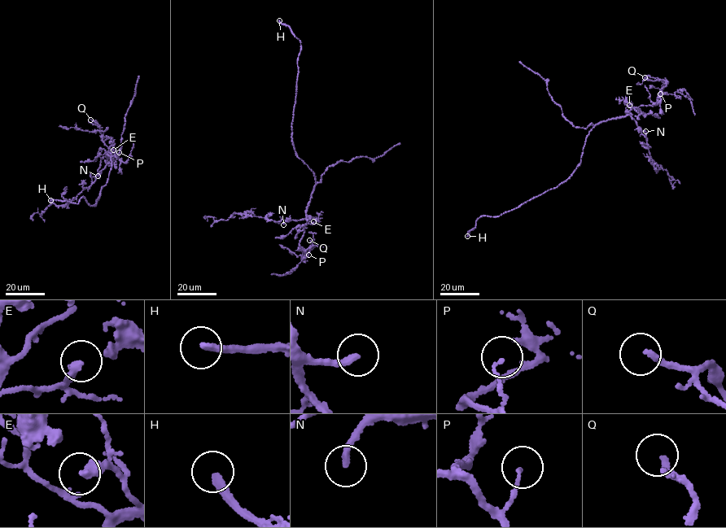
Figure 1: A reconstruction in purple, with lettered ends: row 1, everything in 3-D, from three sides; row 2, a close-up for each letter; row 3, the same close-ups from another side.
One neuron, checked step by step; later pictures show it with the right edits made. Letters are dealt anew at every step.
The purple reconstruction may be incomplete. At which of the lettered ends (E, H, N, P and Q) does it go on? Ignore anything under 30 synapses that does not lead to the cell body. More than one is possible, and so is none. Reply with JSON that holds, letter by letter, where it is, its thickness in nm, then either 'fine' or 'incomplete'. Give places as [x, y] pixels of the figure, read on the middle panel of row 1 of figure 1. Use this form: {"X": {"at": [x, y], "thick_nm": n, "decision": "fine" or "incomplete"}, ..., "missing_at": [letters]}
{"E": {"at": [313, 221], "thick_nm": 340, "decision": "fine"}, "H": {"at": [279, 20], "thick_nm": 280, "decision": "incomplete"}, "N": {"at": [283, 224], "thick_nm": 260, "decision": "incomplete"}, "P": {"at": [308, 255], "thick_nm": 100, "decision": "fine"}, "Q": {"at": [309, 240], "thick_nm": 190, "decision": "fine"}, "missing_at": ["H", "N"]}

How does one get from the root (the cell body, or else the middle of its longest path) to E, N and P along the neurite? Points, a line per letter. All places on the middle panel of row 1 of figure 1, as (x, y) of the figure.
E: (308, 167), (313, 172), (316, 182), (306, 214), (308, 223), (313, 221)
N: (308, 167), (313, 172), (316, 182), (306, 217), (288, 220), (283, 224)
P: (308, 167), (313, 172), (316, 182), (307, 207), (307, 223), (299, 243), (308, 255)

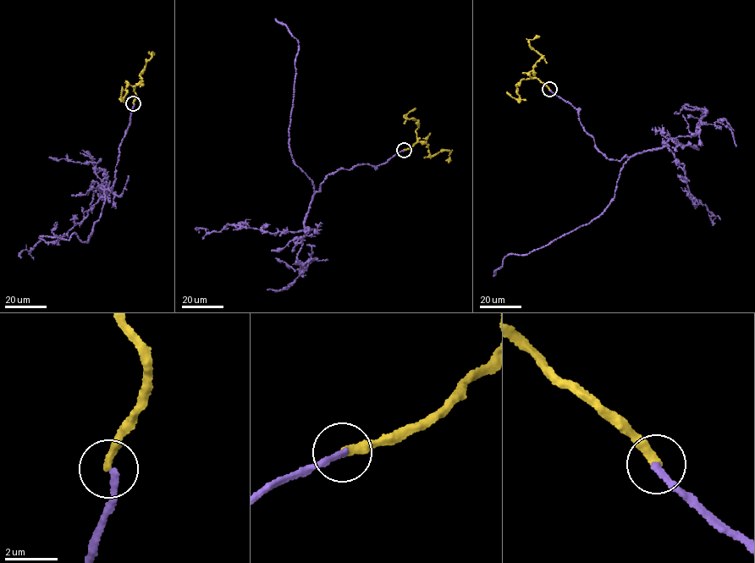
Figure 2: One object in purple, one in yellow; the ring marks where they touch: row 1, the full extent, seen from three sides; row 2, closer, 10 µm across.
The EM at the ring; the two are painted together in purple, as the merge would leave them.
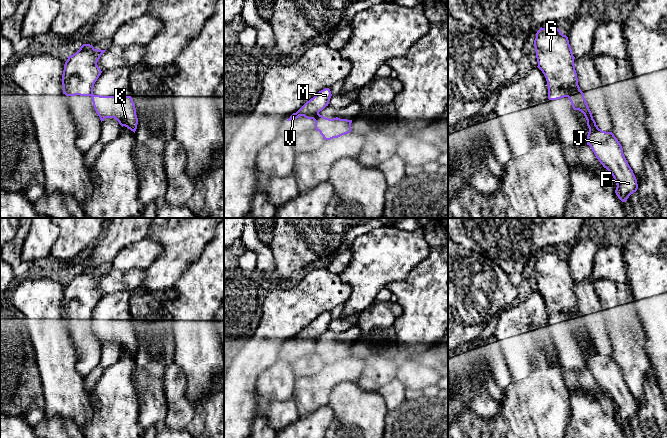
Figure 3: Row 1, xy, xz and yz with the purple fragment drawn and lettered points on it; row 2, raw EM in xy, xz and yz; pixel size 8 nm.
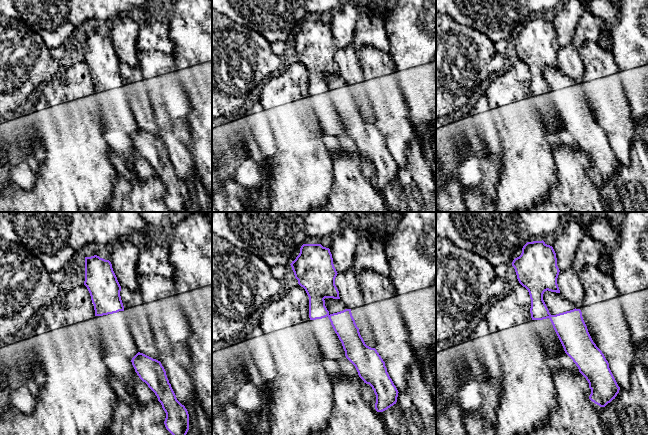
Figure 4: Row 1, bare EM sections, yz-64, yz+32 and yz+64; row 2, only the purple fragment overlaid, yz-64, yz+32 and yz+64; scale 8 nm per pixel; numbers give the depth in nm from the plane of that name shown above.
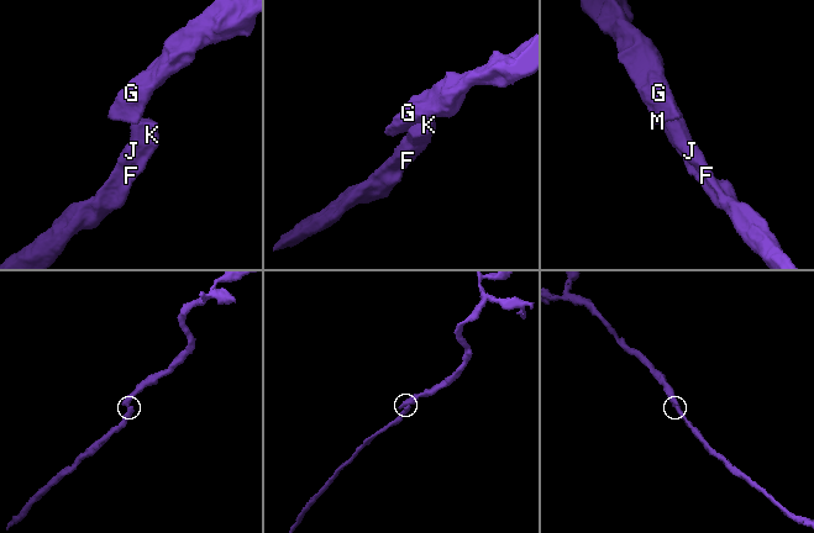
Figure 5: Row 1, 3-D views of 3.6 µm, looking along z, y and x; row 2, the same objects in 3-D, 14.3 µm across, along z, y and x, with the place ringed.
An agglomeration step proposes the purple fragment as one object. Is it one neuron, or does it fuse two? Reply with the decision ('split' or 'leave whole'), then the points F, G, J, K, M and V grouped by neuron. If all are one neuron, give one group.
split; groups F J K / G M V

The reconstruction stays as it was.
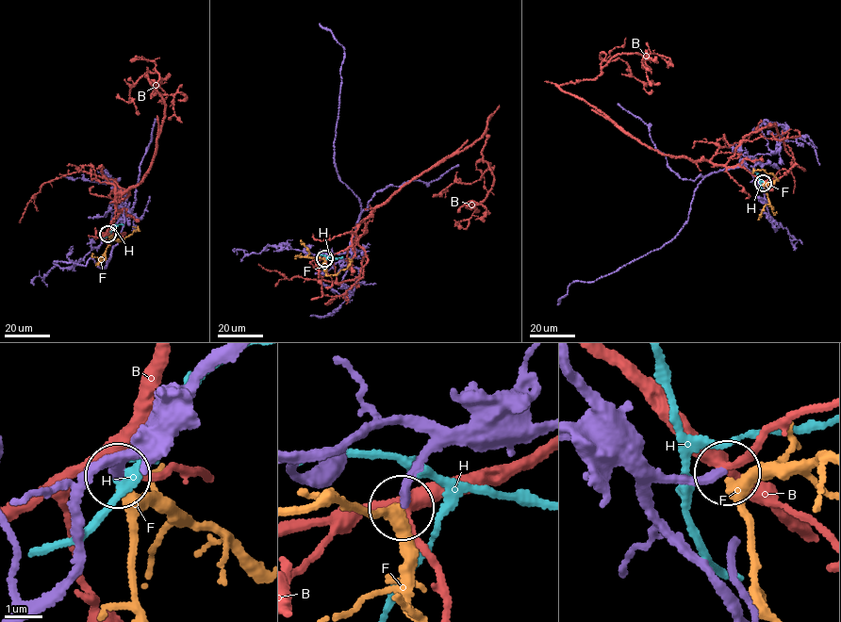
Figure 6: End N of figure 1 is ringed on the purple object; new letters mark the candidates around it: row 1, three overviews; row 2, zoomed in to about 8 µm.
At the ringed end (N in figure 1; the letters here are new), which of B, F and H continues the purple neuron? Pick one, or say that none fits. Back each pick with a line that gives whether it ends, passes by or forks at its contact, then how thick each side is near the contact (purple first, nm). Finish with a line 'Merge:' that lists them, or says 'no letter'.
Merge: no letter

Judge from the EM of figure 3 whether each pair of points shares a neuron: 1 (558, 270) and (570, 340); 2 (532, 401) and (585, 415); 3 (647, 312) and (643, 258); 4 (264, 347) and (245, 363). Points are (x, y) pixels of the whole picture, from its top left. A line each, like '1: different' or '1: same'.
1: same
2: different
3: same
4: same

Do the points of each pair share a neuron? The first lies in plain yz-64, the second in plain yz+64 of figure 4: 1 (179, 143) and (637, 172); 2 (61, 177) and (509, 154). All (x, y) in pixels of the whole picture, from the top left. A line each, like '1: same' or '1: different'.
1: different
2: same

